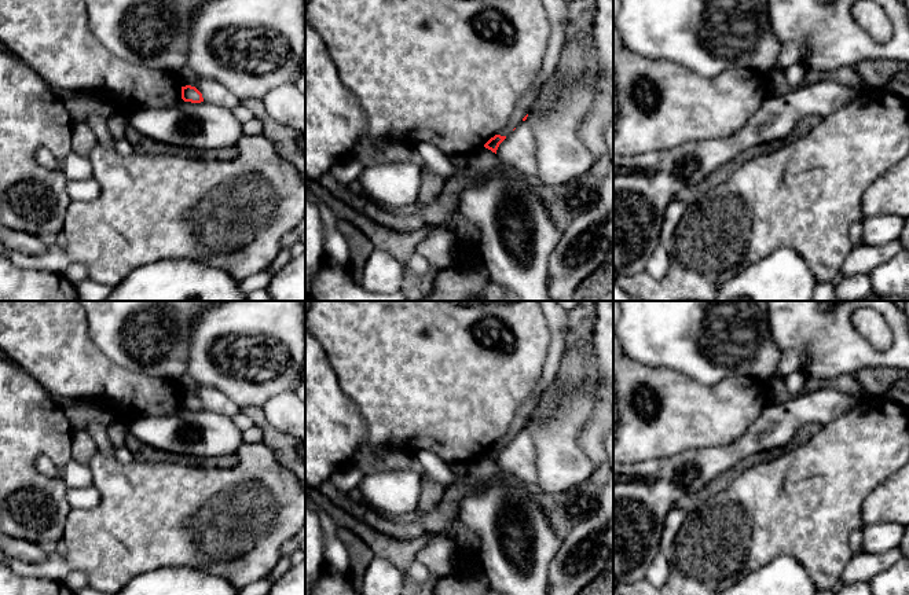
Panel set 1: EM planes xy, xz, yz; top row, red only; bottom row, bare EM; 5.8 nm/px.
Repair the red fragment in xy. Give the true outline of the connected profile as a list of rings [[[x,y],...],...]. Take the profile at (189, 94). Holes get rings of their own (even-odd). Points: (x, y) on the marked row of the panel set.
[[[191,85],[182,87],[182,99],[191,103],[204,102],[202,93]]]

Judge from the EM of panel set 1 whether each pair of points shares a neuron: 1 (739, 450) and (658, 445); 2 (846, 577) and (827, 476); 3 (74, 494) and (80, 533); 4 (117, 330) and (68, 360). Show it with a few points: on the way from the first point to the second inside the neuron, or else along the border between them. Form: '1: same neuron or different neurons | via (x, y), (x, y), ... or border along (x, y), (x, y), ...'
1: different neurons | border along (728, 444), (689, 448), (666, 458)
2: different neurons | border along (851, 555), (839, 580)
3: different neurons | border along (99, 491), (99, 502), (95, 506), (72, 509)
4: different neurons | border along (85, 315), (88, 335), (118, 366)

